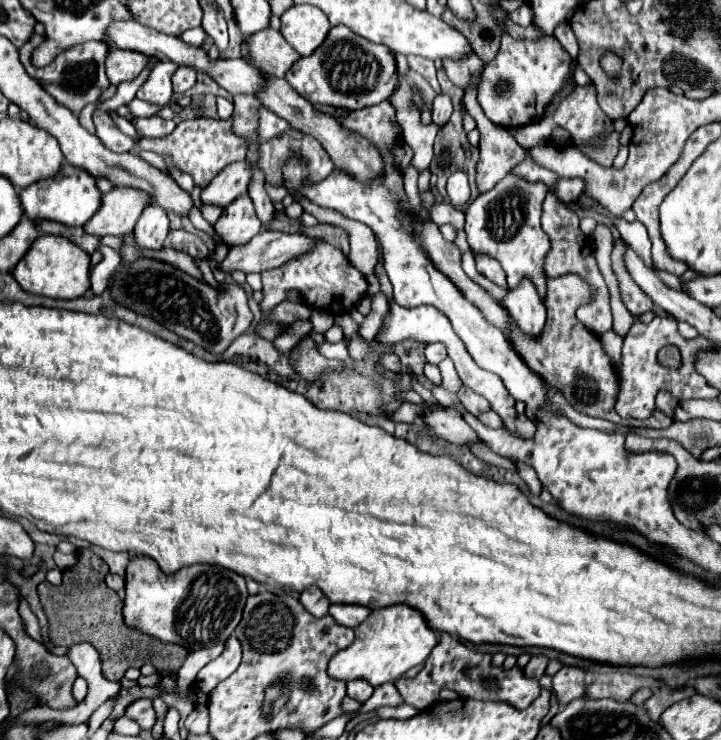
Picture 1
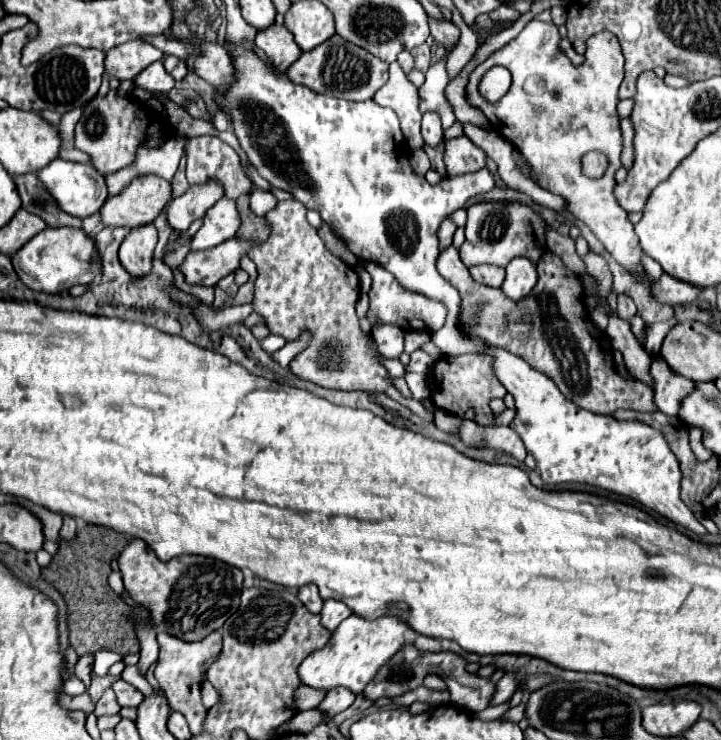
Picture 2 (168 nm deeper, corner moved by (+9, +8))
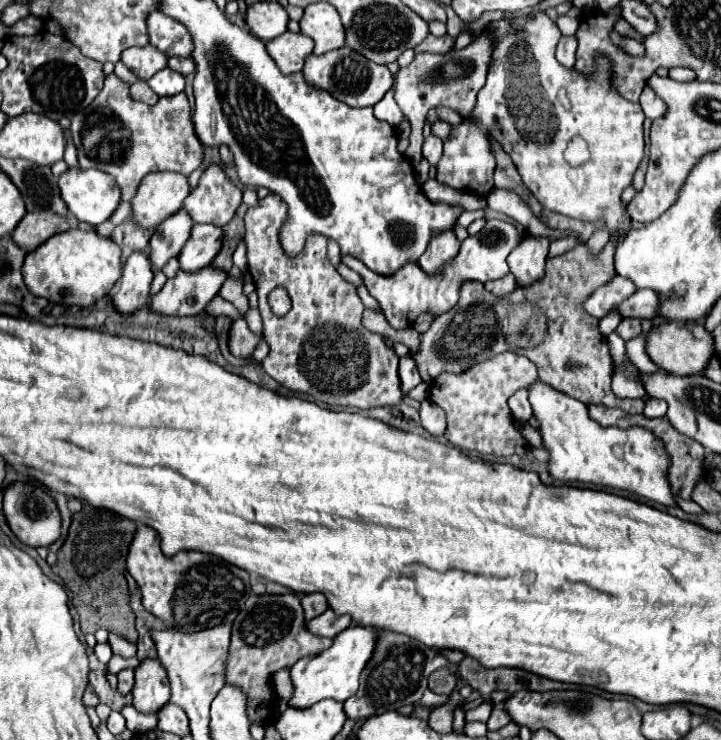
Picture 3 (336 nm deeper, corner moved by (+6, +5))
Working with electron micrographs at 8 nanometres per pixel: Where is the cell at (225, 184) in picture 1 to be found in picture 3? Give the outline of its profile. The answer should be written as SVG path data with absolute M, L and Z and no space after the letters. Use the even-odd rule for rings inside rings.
M178 211L174 217L168 217L160 227L158 233L152 235L148 245L148 259L152 263L152 271L160 271L172 257L180 253L184 243L188 241L192 229L192 221L184 211Z

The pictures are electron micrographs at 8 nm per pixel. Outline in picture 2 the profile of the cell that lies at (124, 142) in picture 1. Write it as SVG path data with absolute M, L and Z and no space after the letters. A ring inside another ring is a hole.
M111 90L105 98L95 96L83 110L83 116L79 124L75 126L75 148L81 152L87 152L93 160L93 166L101 174L117 172L125 166L129 166L135 160L135 150L139 144L145 144L149 148L157 148L157 132L159 128L151 128L147 114L141 108L141 102L135 98L119 96L115 90Z

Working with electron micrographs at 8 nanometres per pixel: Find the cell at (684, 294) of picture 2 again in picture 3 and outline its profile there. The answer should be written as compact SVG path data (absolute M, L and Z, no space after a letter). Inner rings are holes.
M638 289L628 299L624 299L620 305L614 307L624 319L636 317L636 319L654 319L656 317L656 293L648 289Z

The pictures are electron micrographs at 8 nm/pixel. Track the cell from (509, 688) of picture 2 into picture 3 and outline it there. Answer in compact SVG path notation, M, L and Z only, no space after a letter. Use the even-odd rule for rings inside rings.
M482 703L482 705L478 705L478 707L474 707L474 709L470 709L470 711L466 711L466 721L470 723L470 721L488 721L488 717L490 717L490 711L492 711L492 705L488 705L488 703Z

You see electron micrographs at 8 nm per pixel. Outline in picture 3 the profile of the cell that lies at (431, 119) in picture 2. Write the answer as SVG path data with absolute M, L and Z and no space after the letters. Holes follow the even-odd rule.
M434 135L426 137L426 141L424 141L424 149L422 149L422 155L424 155L424 159L426 159L432 167L438 165L440 155L442 155L442 139L438 139L438 137L434 137Z

